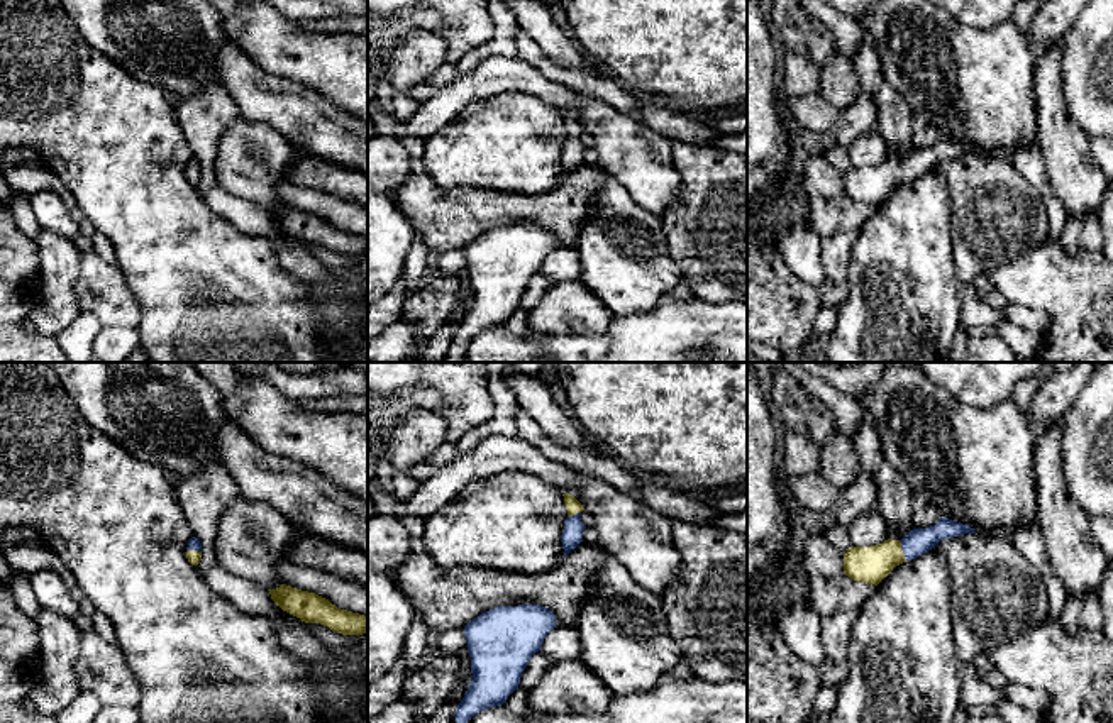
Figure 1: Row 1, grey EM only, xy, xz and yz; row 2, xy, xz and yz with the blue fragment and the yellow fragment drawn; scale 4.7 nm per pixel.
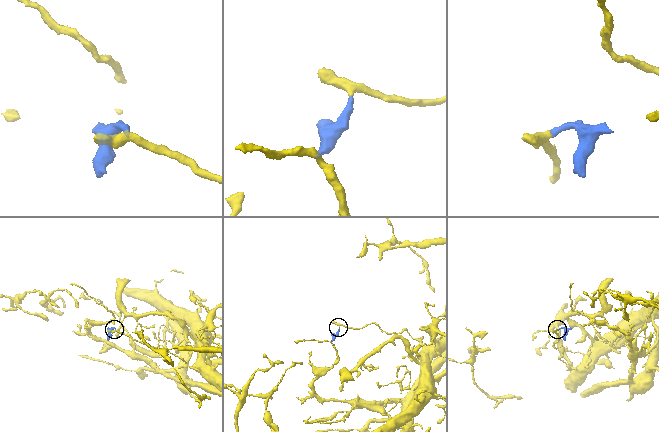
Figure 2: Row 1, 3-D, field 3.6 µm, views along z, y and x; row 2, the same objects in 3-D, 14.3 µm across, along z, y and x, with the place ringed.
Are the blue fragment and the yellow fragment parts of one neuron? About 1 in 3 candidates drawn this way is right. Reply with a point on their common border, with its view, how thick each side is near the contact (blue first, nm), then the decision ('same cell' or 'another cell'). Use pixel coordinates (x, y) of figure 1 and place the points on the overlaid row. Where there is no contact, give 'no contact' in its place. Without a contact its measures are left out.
yz (903, 551) | 120/180 nm | same cell

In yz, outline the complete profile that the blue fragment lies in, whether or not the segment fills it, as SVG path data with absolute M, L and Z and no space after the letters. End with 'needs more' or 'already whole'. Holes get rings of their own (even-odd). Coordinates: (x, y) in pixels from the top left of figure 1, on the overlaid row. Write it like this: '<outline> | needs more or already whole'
M942 516L933 527L913 528L901 540L888 538L879 545L850 547L844 552L844 574L857 582L878 586L896 566L915 560L918 555L935 549L940 540L964 533L977 533Z | needs more

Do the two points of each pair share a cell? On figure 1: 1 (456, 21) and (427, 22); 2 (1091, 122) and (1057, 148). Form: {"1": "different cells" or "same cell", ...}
{"1": "different cells", "2": "different cells"}

